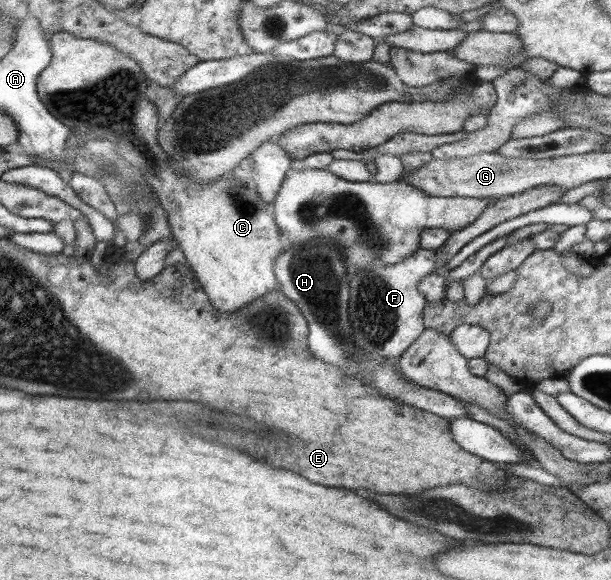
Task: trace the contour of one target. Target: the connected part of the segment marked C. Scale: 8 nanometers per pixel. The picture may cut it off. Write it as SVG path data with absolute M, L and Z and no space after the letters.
M68 32L53 33L48 41L52 57L36 82L40 101L49 114L69 130L77 131L85 126L94 139L111 142L121 160L143 177L145 185L153 191L158 205L165 211L171 236L178 250L185 255L185 261L196 275L209 302L217 310L230 313L262 294L279 290L272 266L284 246L274 221L272 205L263 202L255 190L235 183L231 174L222 174L211 184L199 186L170 165L169 156L165 156L157 144L157 109L145 95L147 77L128 54L123 54L111 44L77 38Z

